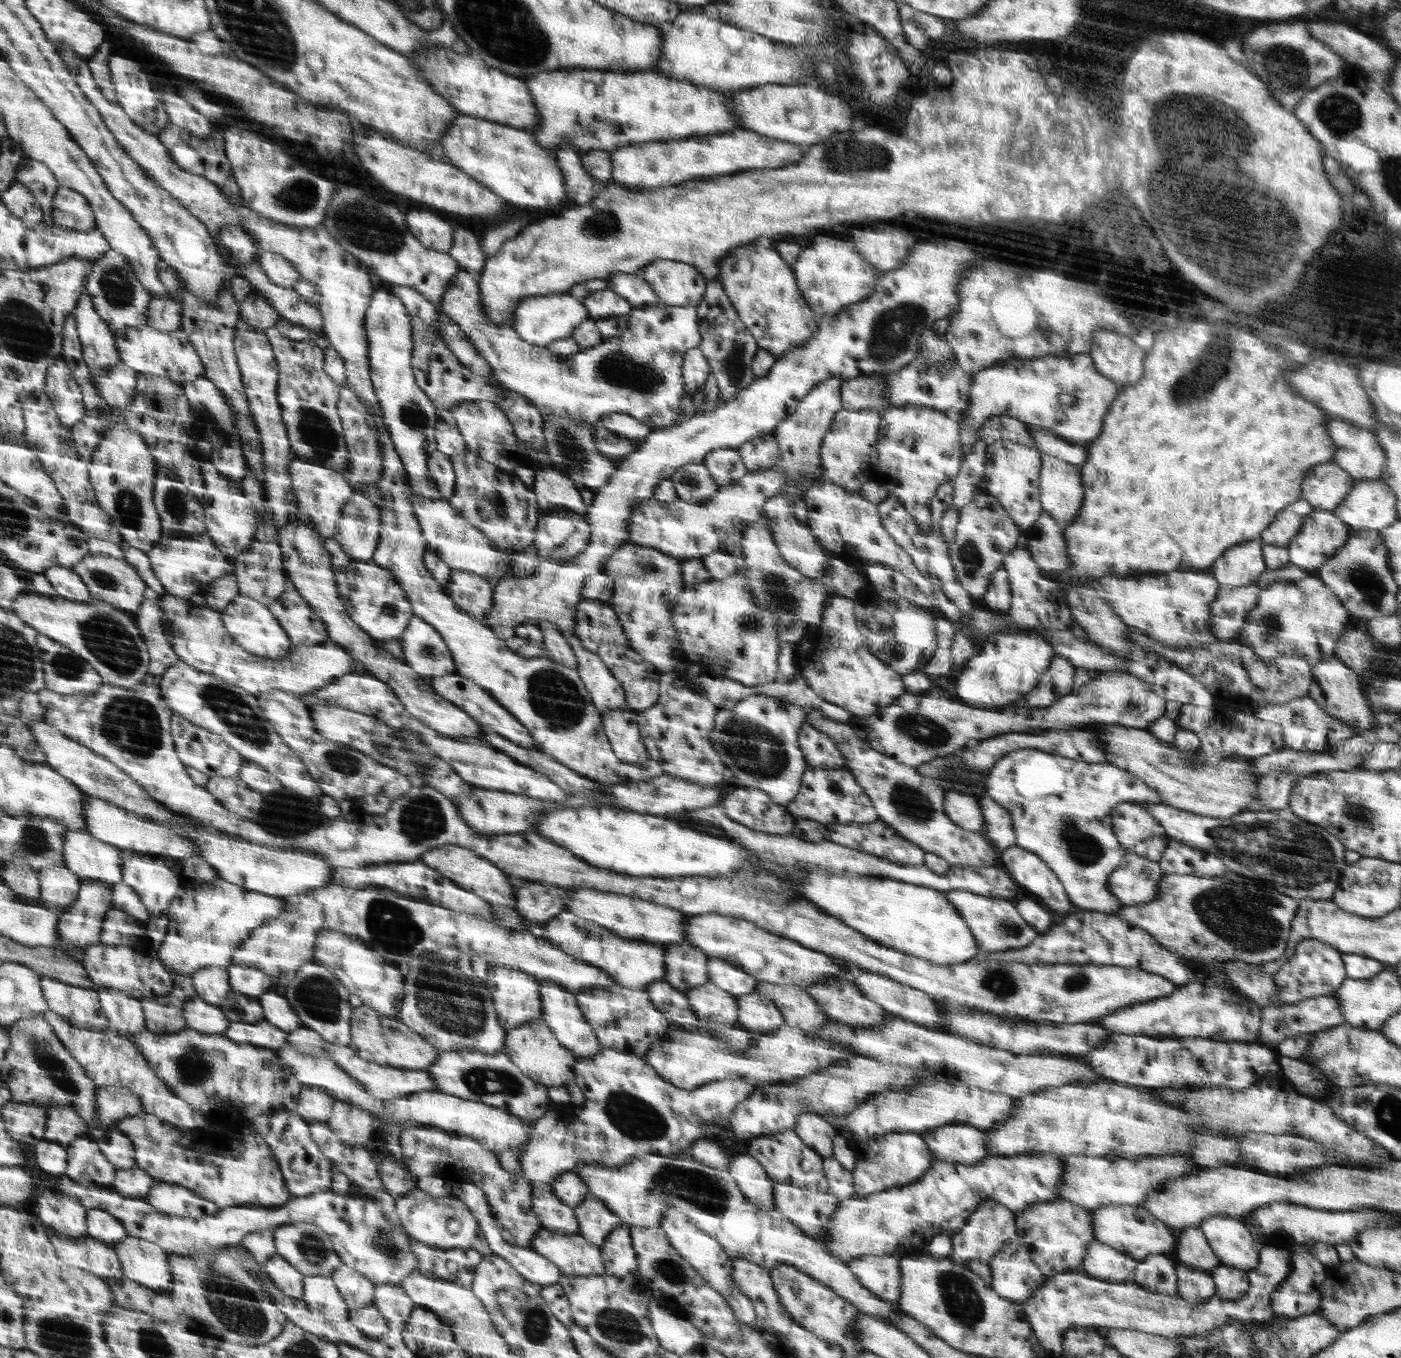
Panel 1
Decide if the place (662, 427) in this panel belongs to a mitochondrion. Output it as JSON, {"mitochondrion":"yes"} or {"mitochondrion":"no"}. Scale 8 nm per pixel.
{"mitochondrion":"no"}

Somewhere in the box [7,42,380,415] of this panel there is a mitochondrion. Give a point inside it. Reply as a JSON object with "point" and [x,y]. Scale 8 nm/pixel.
{"point":[115,283]}

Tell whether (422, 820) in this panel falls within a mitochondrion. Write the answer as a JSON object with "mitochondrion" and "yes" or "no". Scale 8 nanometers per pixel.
{"mitochondrion":"yes"}

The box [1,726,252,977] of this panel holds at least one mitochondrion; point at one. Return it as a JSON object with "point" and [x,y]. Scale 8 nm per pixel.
{"point":[38,841]}

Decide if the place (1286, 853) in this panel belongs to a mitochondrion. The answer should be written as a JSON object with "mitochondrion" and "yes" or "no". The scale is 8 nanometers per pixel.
{"mitochondrion":"yes"}

